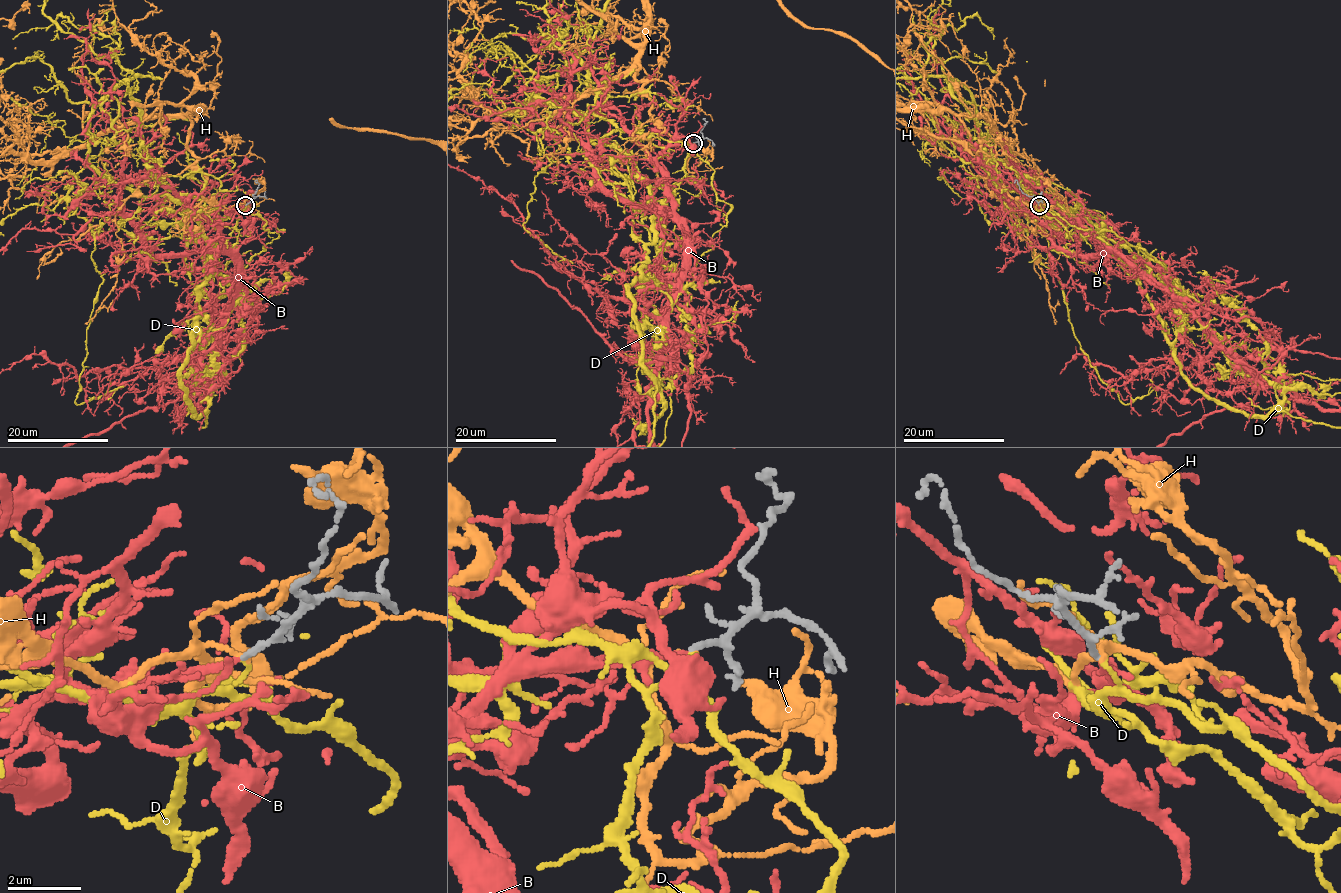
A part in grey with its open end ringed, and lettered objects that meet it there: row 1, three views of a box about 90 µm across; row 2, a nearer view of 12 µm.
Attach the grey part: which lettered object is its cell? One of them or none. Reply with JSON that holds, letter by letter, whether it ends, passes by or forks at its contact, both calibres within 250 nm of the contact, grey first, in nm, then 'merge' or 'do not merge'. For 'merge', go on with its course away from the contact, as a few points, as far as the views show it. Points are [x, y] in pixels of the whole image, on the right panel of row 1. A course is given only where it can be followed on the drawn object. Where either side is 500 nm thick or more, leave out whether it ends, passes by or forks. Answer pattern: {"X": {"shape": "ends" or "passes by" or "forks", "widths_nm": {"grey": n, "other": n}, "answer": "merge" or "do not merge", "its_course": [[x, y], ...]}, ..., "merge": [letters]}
{"B": {"shape": "ends", "widths_nm": {"grey": 120, "other": 180}, "answer": "merge"}, "D": {"shape": "ends", "widths_nm": {"grey": 120, "other": 120}, "answer": "do not merge"}, "H": {"shape": "ends", "widths_nm": {"grey": 130, "other": 120}, "answer": "do not merge"}, "merge": ["B"]}

